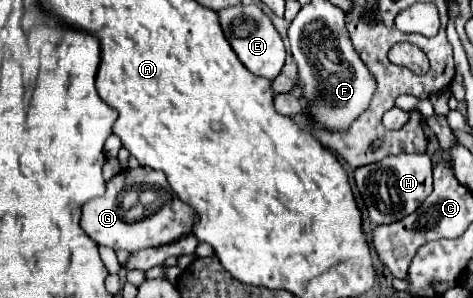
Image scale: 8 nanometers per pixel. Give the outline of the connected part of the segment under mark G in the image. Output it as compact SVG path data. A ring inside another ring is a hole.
M139 166L135 170L121 170L107 182L105 188L107 190L101 198L93 198L83 204L81 226L97 244L109 246L113 250L135 252L141 248L173 244L189 236L199 220L197 212L193 212L191 206L187 206L179 200L177 194L173 194L173 188L169 186L165 174L153 168Z

